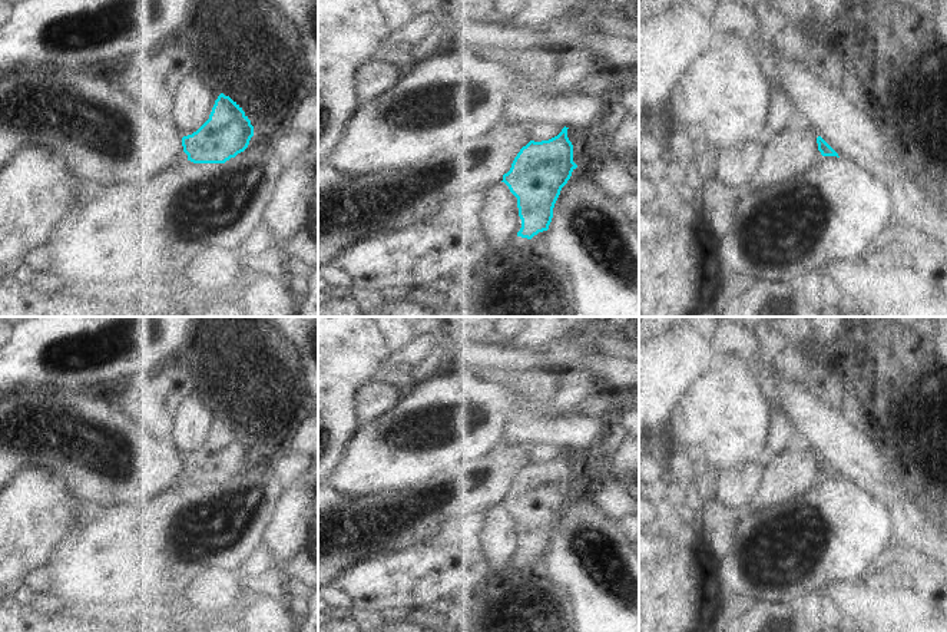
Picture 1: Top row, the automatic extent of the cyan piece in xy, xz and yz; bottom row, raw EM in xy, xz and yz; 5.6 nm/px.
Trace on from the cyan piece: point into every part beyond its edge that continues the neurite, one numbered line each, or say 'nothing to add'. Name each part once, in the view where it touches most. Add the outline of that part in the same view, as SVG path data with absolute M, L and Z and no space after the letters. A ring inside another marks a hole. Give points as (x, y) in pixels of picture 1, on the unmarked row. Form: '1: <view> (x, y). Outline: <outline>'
1: xz (532, 585). Outline: M549 553L532 560L516 557L513 572L513 600L517 605L567 605L569 593L550 573Z

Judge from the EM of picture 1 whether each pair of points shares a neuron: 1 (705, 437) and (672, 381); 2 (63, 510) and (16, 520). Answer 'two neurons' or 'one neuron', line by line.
1: two neurons
2: one neuron

